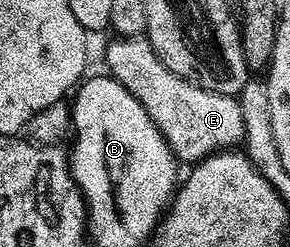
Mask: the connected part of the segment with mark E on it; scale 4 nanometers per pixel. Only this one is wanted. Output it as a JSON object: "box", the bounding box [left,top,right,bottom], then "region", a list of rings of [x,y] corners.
{"box":[106,36,245,163],"region":[[[146,36],[112,39],[107,46],[106,73],[141,100],[180,163],[202,162],[211,154],[238,147],[244,141],[245,122],[238,97],[206,90],[177,76],[177,72],[169,72]]]}

